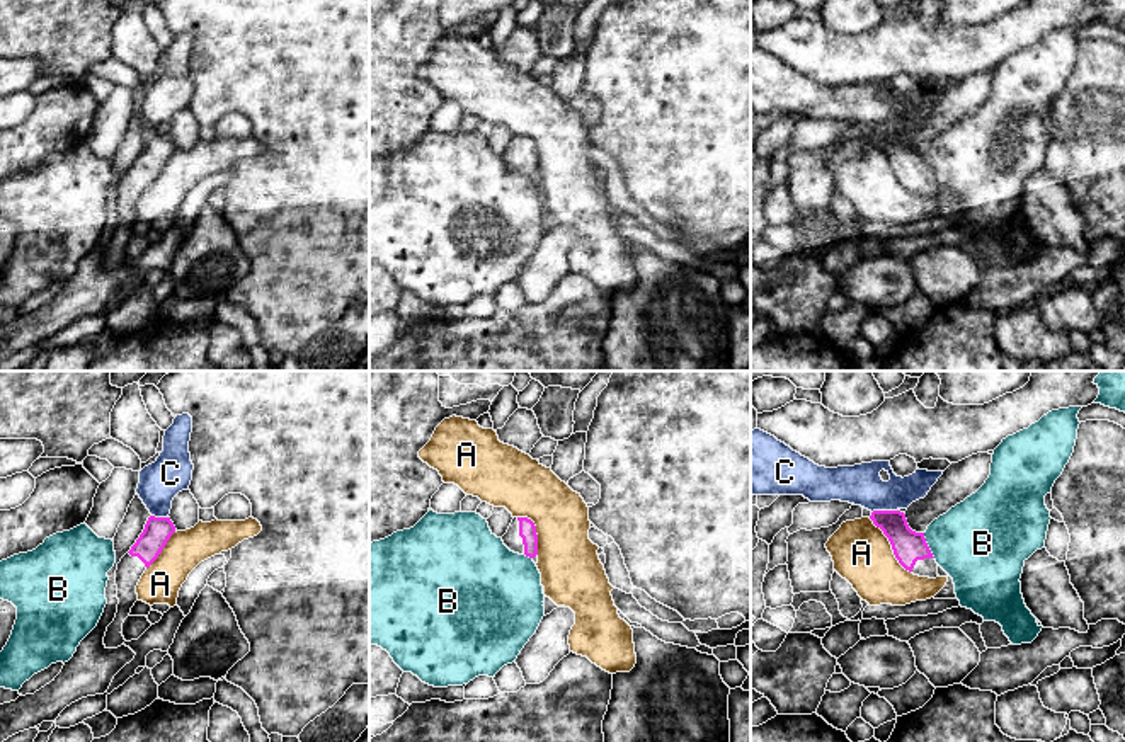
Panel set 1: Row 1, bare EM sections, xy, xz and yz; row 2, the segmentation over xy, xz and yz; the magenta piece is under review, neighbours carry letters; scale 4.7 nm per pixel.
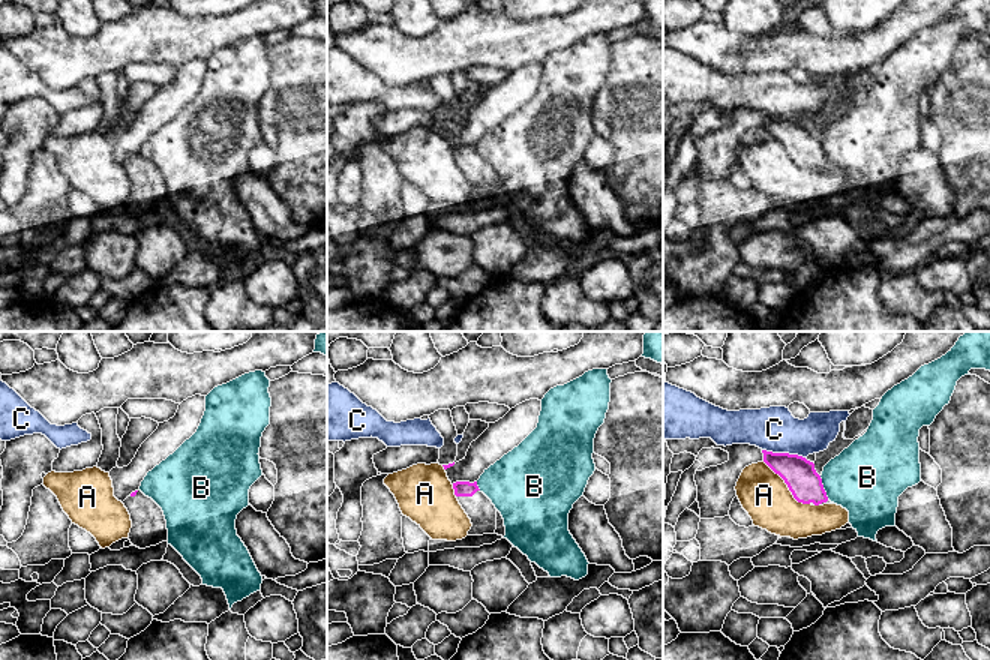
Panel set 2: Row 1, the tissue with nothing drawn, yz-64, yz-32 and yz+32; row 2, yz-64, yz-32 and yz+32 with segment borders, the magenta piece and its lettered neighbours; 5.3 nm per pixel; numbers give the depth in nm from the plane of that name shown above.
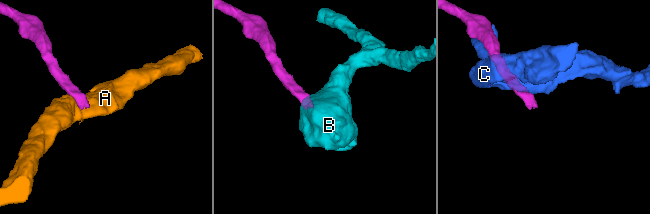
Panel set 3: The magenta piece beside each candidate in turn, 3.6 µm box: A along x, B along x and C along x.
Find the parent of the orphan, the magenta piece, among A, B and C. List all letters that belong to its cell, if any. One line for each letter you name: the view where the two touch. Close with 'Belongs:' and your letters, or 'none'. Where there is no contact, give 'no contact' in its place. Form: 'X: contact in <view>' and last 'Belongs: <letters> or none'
Belongs: none

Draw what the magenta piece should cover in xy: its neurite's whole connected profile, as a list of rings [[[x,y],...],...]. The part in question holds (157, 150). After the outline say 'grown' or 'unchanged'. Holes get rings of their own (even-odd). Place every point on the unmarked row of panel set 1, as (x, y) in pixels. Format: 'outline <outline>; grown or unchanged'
outline [[[150,134],[136,162],[117,182],[116,204],[119,223],[116,237],[107,245],[104,255],[106,267],[124,264],[126,259],[121,250],[124,238],[138,220],[136,204],[145,189],[158,177],[174,151],[175,145],[170,136]]]; grown

